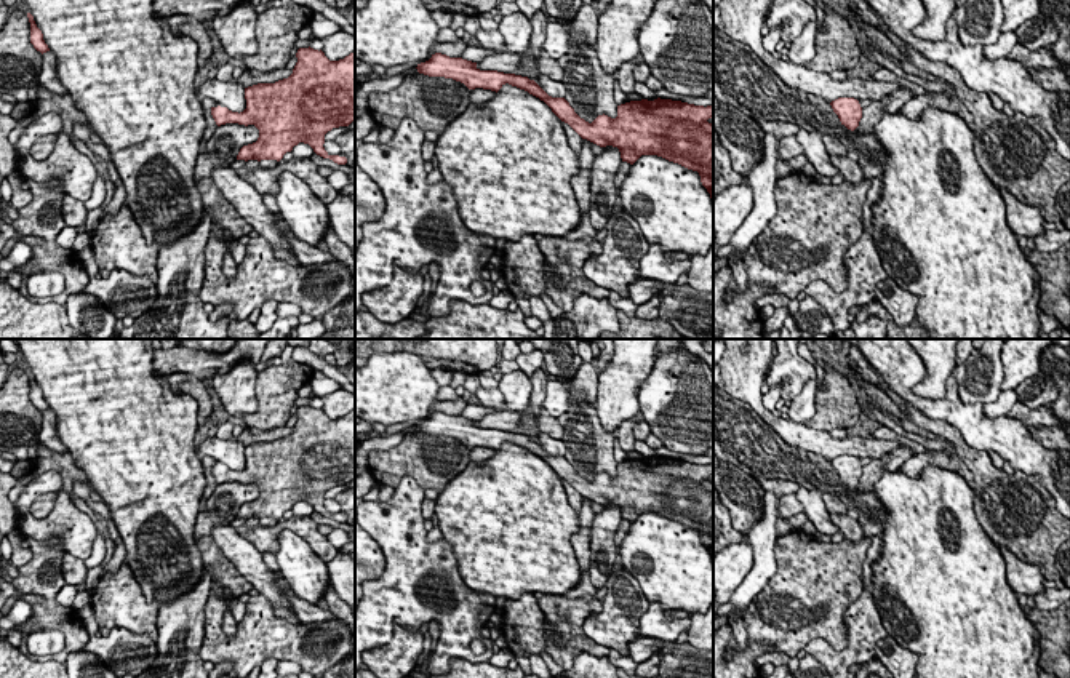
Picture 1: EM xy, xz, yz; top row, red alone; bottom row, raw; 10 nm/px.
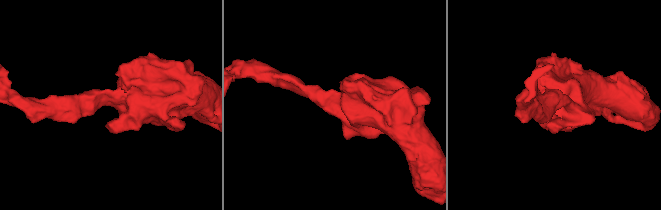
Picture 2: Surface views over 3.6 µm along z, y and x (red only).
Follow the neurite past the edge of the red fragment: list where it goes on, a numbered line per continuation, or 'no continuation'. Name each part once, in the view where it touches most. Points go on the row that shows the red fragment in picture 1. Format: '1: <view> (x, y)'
no continuation

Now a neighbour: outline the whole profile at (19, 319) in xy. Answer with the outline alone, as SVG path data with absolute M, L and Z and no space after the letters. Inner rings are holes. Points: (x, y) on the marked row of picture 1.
M0 283L0 339L93 339L69 325L66 305L37 304Z

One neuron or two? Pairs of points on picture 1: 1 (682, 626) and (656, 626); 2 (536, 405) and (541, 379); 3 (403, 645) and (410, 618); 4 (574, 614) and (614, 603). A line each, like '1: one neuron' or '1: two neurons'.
1: one neuron
2: one neuron
3: two neurons
4: two neurons

